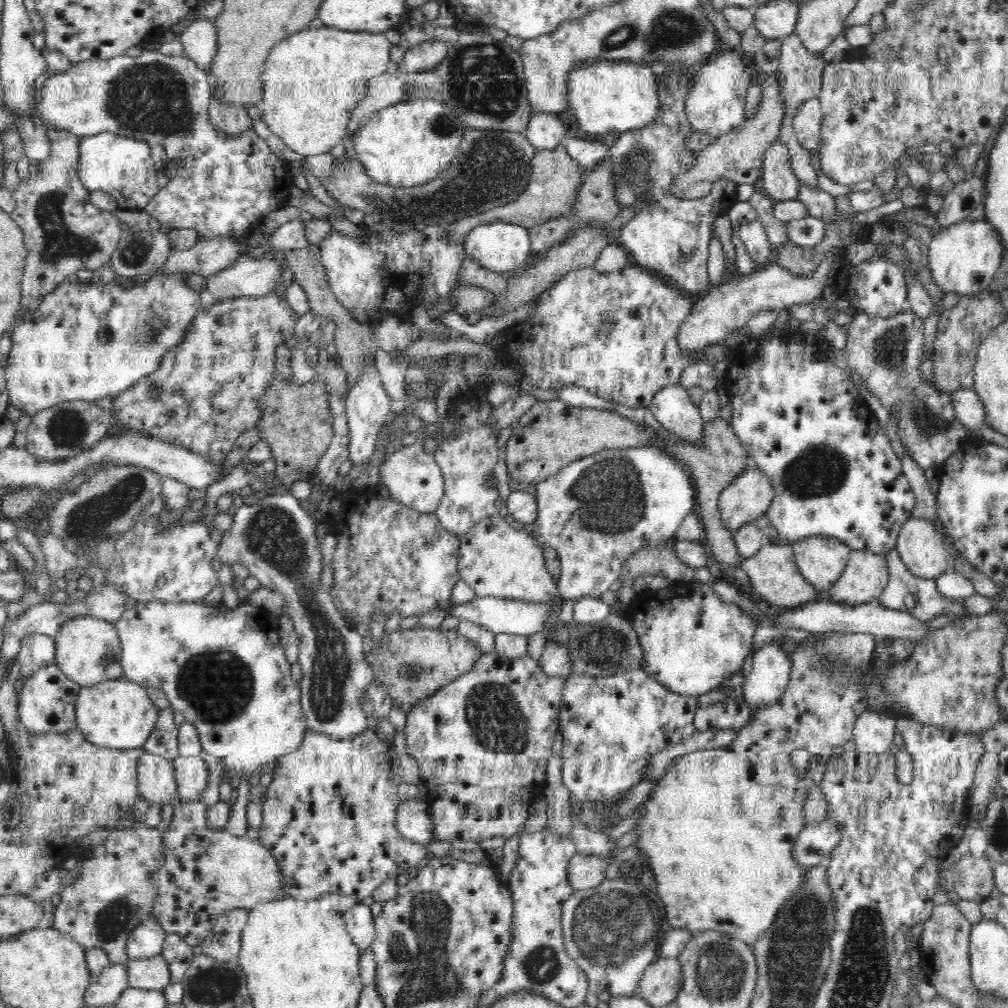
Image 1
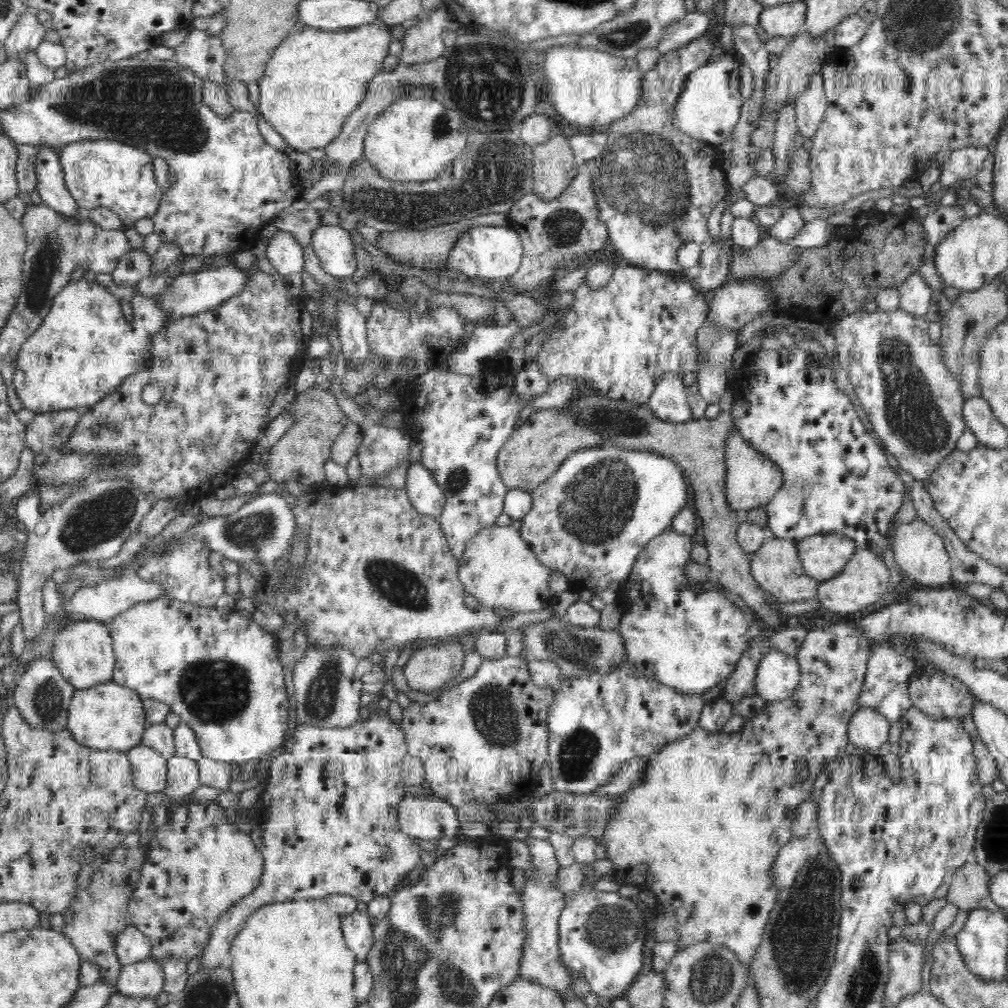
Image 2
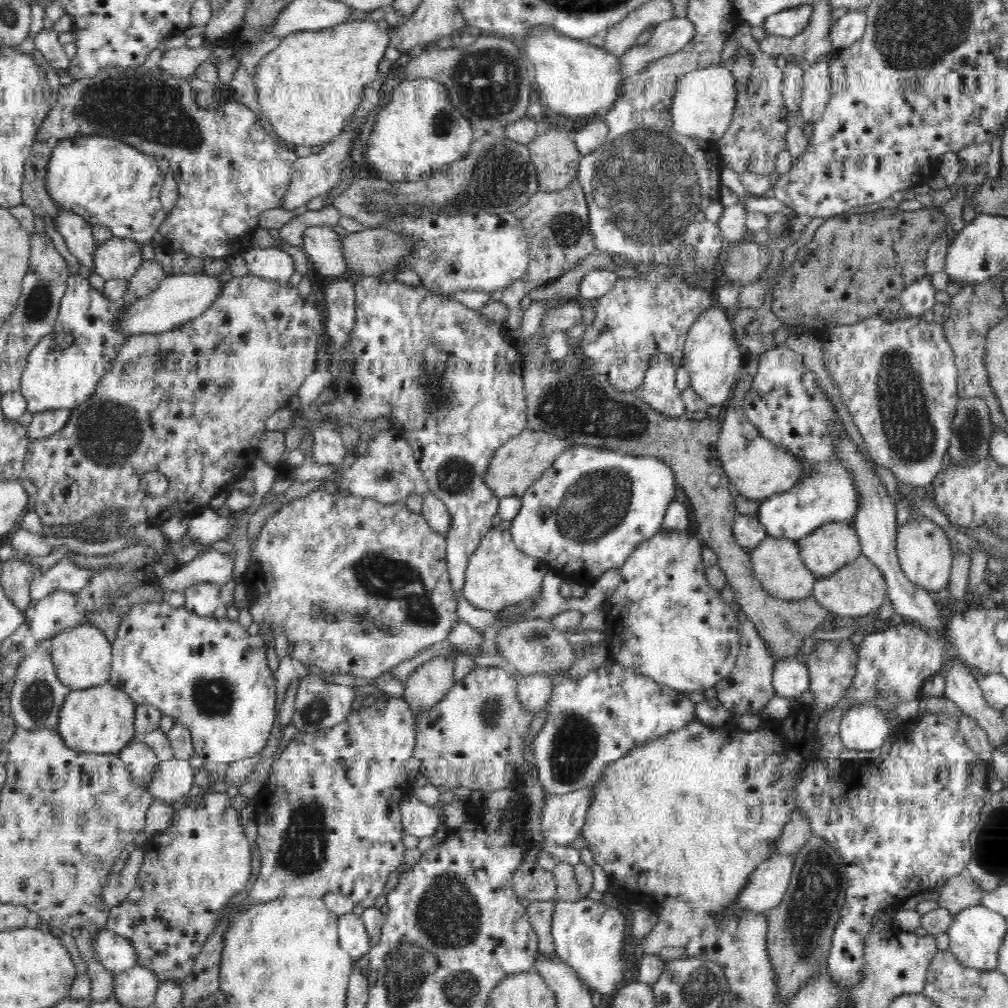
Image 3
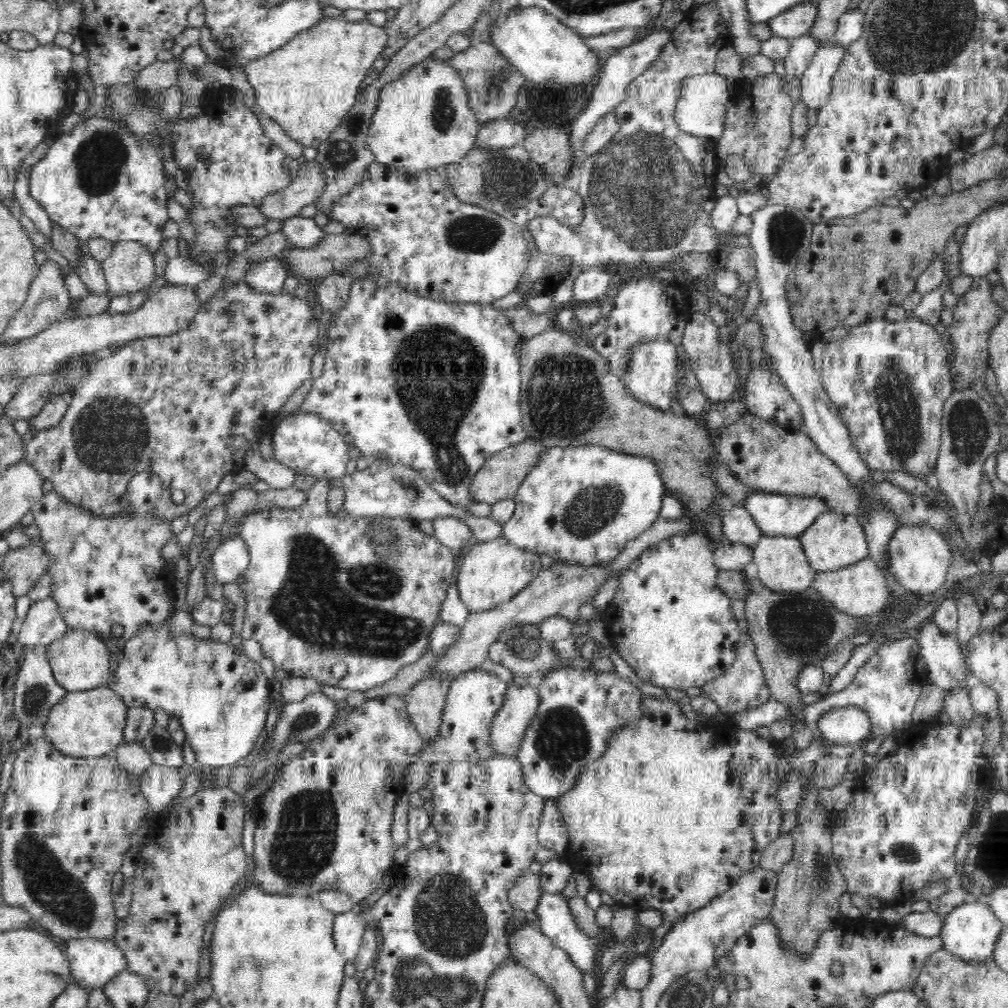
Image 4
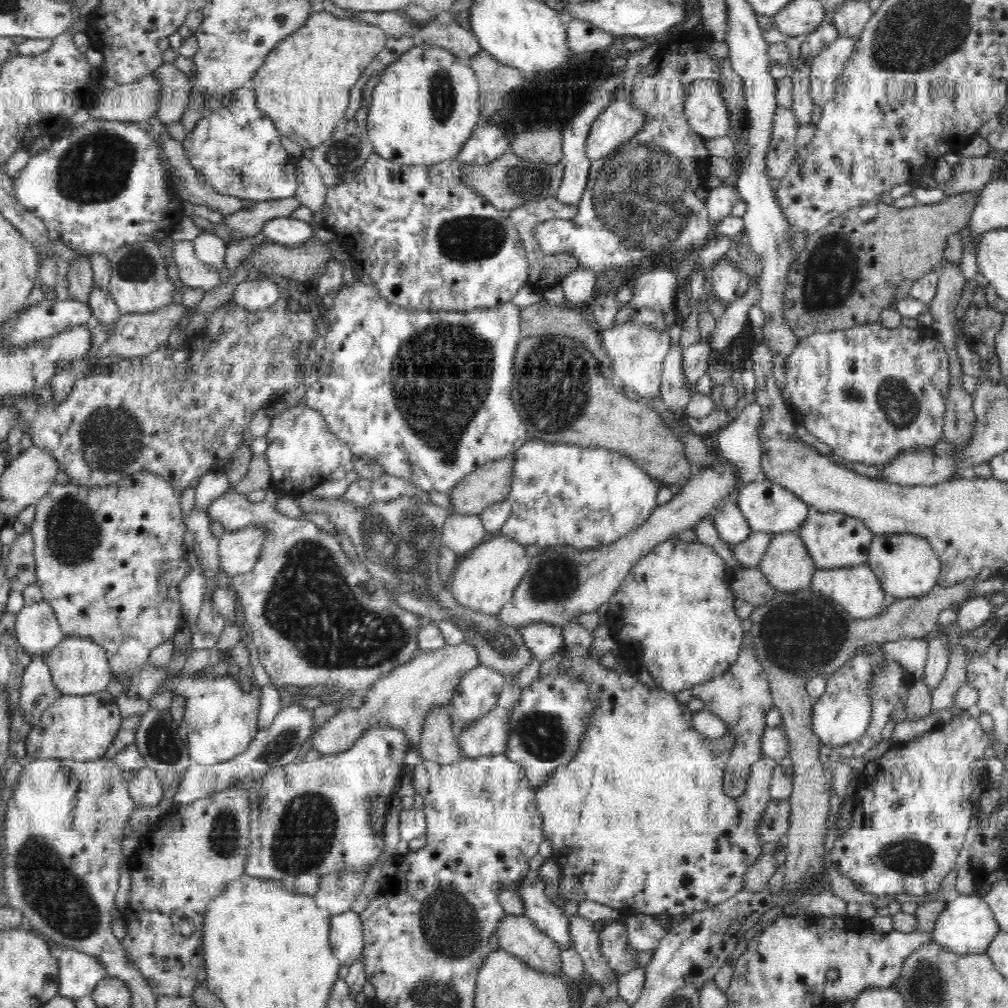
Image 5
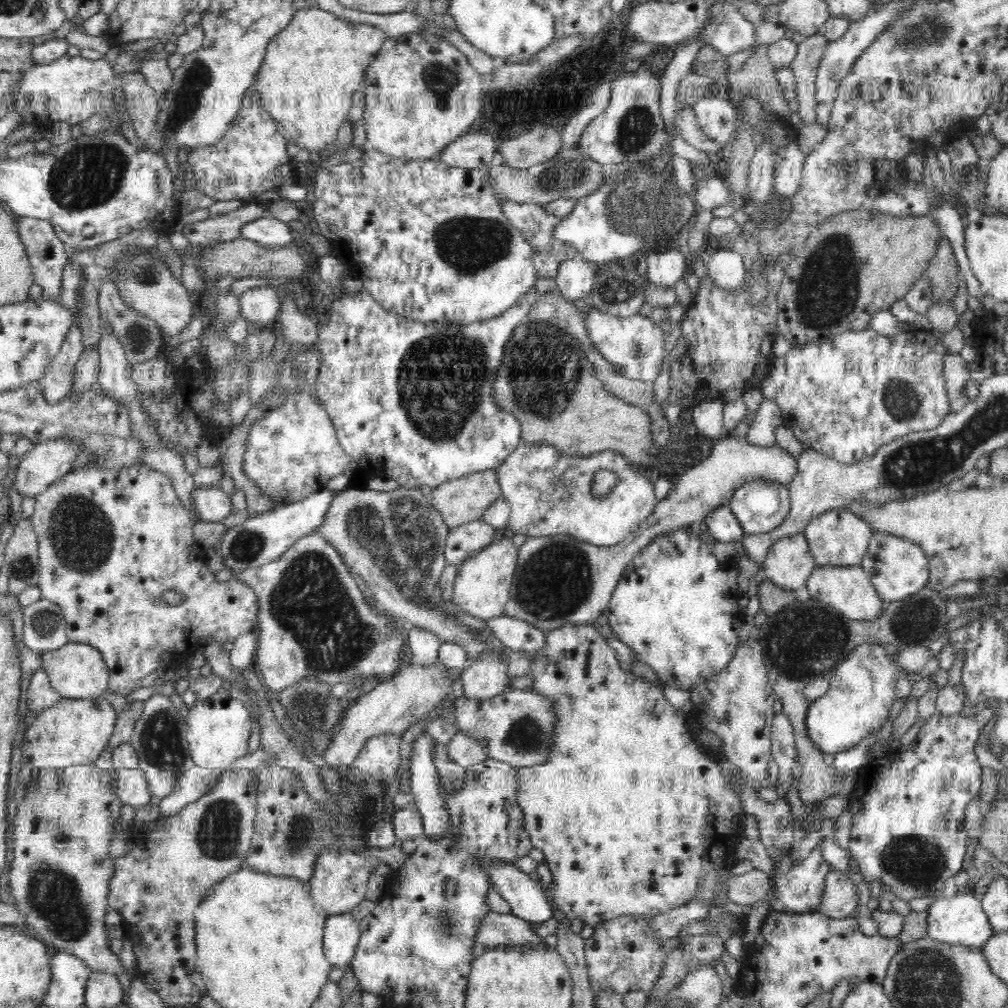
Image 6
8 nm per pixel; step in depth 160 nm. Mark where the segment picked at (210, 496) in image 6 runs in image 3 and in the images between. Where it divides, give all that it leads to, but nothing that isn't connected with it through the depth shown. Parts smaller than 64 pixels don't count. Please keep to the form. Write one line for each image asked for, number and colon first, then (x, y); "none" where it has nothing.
3: (357, 587)
4: (320, 602)
5: (315, 617)

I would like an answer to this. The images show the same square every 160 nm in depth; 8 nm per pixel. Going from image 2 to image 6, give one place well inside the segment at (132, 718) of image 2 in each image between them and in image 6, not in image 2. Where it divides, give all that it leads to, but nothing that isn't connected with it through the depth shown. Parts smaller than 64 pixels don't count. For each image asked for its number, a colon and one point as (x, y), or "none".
3: (100, 719)
4: (90, 723)
5: (82, 728)
6: (74, 732)

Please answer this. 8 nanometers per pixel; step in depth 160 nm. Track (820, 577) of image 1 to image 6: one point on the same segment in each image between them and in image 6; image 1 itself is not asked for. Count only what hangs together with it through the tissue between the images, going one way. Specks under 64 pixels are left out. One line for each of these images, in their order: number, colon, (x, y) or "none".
2: (823, 556)
3: (834, 545)
4: (835, 540)
5: (834, 540)
6: (837, 538)

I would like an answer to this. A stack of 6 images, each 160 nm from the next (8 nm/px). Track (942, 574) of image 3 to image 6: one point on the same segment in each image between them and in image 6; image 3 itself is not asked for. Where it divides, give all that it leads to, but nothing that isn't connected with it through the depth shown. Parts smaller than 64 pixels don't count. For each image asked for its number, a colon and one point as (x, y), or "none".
4: (918, 556)
5: (906, 565)
6: (898, 568)

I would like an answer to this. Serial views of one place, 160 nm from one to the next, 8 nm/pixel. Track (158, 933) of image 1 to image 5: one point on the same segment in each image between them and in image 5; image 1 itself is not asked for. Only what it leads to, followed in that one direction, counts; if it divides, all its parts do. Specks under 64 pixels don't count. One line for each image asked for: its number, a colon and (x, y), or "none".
2: (131, 946)
3: (115, 953)
4: (93, 963)
5: (79, 973)

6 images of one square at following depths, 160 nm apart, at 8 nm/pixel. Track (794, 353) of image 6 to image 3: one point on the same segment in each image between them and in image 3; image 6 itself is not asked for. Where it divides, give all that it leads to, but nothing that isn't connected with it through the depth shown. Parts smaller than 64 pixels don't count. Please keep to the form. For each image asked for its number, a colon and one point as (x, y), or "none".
3: (898, 380)
4: (889, 381)
5: (869, 392)

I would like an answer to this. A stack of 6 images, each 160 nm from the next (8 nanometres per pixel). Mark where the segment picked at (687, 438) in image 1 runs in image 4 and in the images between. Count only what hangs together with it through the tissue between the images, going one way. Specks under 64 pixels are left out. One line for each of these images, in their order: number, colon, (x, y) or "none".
2: (669, 402)
3: (658, 389)
4: (650, 377)

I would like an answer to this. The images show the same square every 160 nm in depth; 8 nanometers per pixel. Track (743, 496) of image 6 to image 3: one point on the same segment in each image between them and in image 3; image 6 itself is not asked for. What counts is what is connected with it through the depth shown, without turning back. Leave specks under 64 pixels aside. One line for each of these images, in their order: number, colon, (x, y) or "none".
3: (786, 404)
4: (776, 514)
5: (768, 507)

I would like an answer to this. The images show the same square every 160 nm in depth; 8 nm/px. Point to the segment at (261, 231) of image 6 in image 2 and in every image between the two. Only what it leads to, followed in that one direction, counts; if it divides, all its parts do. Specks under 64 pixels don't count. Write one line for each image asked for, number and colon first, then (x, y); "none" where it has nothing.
2: (332, 244)
3: (322, 244)
4: (301, 232)
5: (287, 231)

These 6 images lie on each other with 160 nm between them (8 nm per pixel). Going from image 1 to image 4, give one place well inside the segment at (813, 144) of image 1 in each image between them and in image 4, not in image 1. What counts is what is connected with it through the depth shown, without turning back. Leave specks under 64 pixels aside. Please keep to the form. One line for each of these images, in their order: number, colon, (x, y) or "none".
2: (811, 105)
3: (816, 79)
4: (816, 82)

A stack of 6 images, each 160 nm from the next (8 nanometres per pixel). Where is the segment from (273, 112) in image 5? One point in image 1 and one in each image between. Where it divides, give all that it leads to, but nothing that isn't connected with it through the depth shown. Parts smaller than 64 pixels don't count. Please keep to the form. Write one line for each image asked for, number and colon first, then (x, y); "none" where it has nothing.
1: (312, 81)
2: (313, 81)
3: (308, 87)
4: (308, 86)

